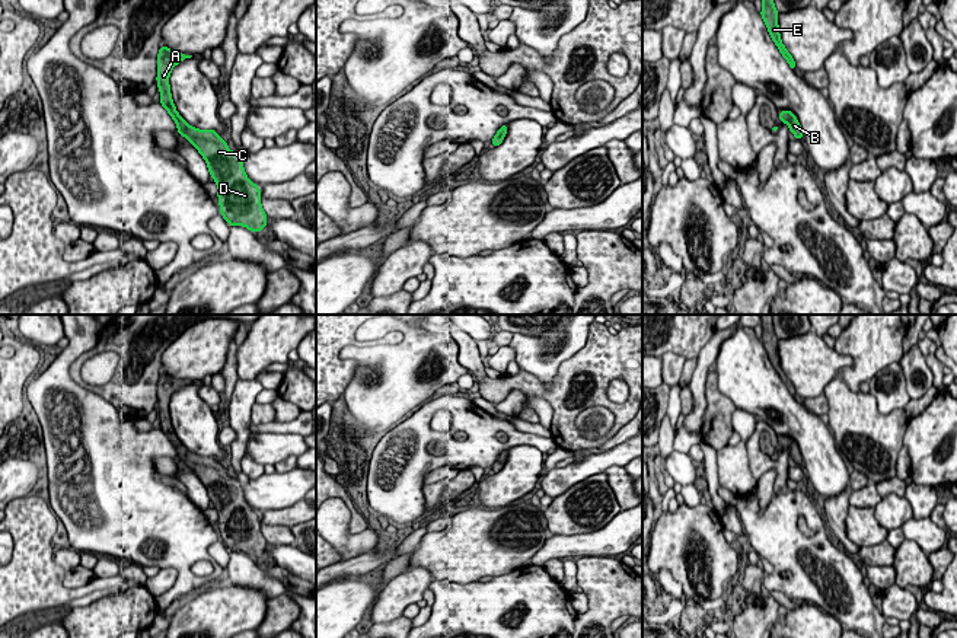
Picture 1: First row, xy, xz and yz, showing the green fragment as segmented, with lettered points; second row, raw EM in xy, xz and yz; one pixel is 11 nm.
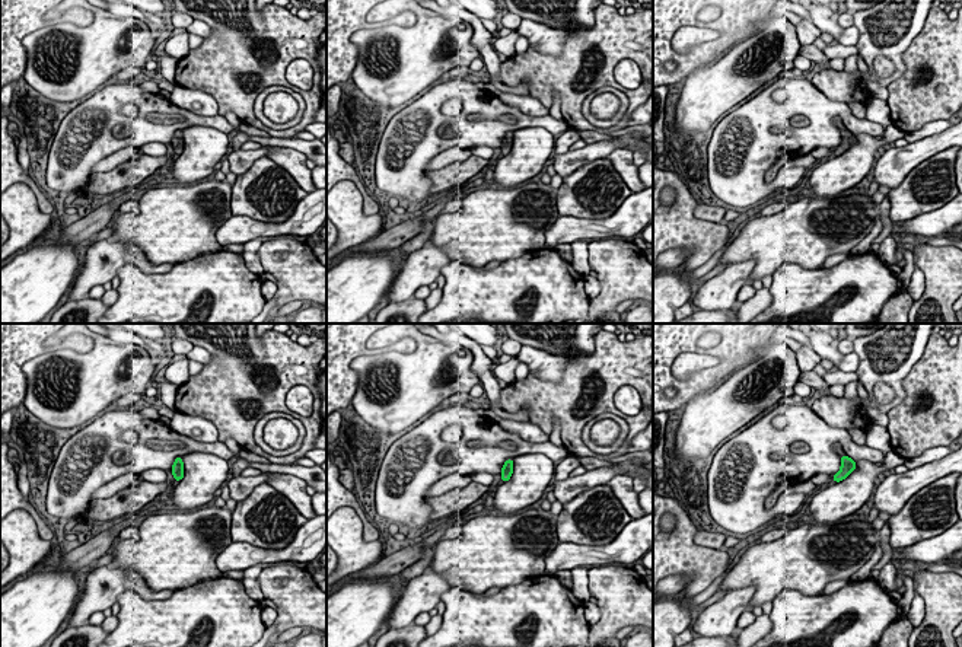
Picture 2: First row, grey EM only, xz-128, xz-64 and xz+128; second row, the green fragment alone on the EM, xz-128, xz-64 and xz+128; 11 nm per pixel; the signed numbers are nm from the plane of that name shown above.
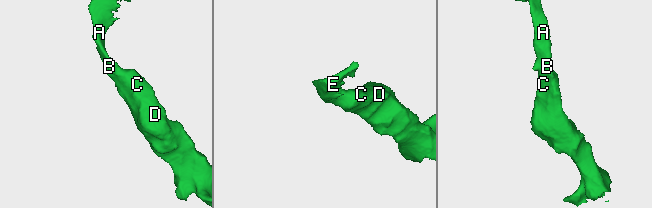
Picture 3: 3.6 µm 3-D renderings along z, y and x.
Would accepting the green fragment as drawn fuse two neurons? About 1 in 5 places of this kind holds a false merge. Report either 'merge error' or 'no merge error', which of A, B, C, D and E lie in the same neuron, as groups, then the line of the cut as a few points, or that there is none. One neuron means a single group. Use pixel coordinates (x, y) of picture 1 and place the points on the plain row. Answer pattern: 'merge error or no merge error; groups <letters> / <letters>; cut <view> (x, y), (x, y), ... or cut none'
no merge error; groups A B C D E; cut none

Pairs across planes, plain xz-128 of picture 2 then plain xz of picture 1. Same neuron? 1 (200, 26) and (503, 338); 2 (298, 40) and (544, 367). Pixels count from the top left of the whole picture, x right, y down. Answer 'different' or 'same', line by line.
1: different
2: different

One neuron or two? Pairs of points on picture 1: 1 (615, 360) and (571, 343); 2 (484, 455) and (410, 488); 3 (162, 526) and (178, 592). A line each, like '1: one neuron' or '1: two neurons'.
1: two neurons
2: one neuron
3: one neuron

